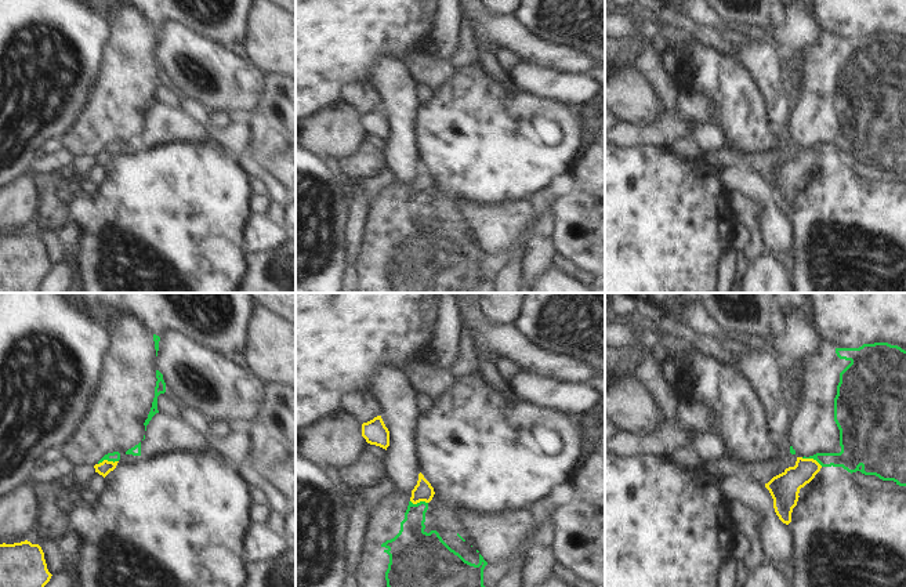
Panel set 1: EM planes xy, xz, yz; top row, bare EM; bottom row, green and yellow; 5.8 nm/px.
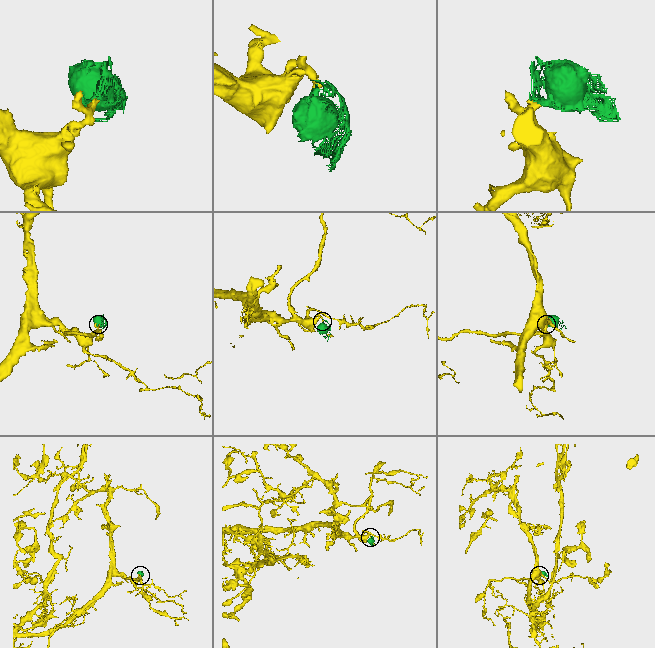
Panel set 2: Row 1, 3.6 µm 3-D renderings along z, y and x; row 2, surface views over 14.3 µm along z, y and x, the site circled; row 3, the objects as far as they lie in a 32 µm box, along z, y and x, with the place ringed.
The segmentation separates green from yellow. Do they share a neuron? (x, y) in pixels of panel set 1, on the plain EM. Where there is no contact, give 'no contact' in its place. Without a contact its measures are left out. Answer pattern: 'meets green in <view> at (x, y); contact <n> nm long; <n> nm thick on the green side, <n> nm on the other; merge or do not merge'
meets green in xy at (108, 151); contact 120 nm long; 60 nm thick on the green side, 80 nm on the other; do not merge

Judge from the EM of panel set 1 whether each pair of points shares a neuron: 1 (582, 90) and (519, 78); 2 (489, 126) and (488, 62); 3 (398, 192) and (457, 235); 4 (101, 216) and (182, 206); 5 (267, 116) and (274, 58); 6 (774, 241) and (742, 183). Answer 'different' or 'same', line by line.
1: same
2: different
3: same
4: same
5: different
6: same

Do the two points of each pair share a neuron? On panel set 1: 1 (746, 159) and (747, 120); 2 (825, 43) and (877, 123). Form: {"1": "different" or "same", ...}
{"1": "different", "2": "same"}

